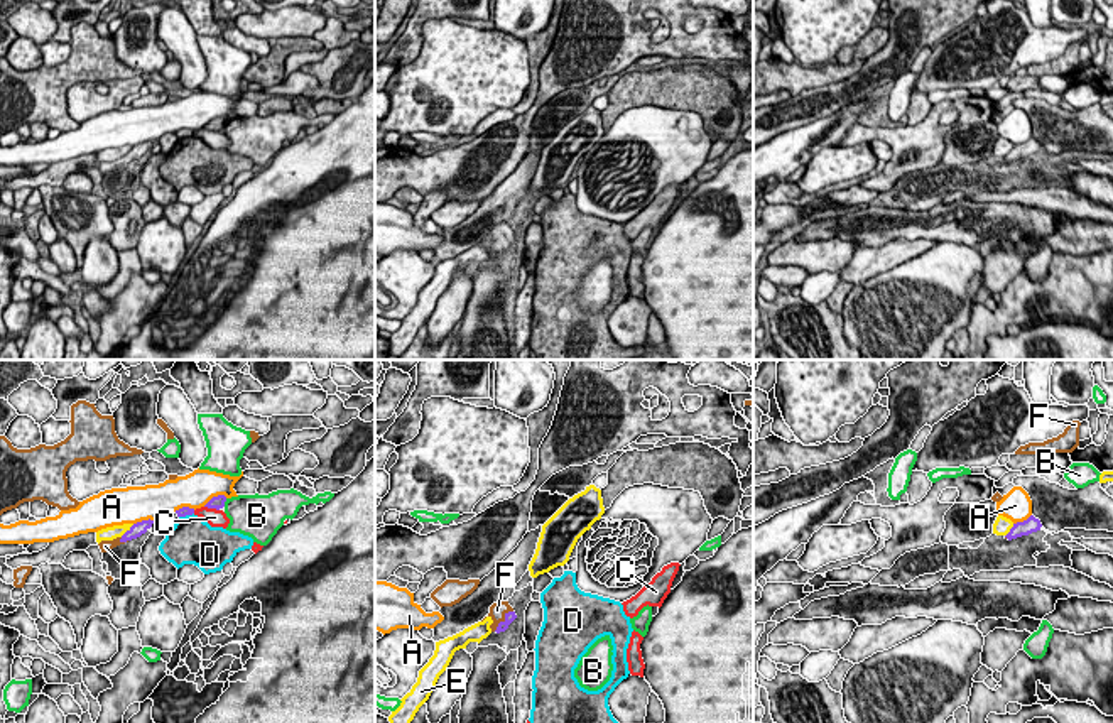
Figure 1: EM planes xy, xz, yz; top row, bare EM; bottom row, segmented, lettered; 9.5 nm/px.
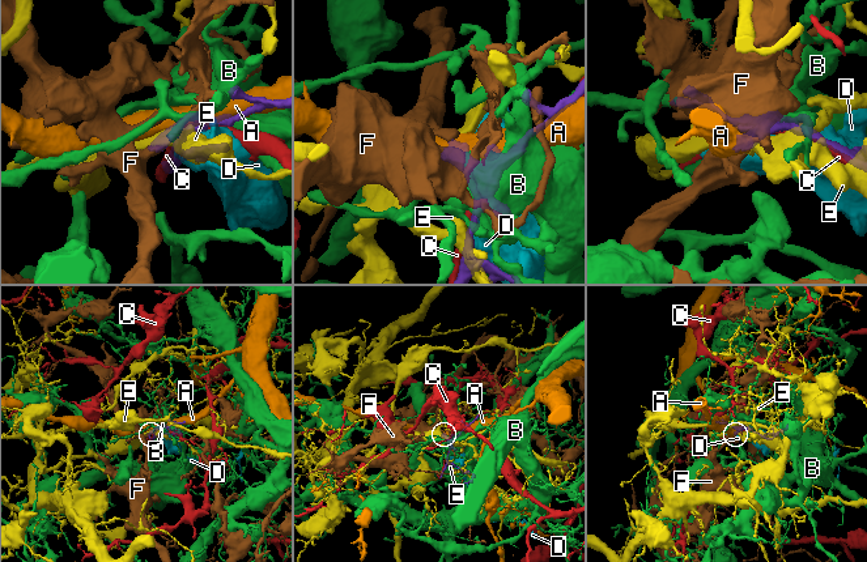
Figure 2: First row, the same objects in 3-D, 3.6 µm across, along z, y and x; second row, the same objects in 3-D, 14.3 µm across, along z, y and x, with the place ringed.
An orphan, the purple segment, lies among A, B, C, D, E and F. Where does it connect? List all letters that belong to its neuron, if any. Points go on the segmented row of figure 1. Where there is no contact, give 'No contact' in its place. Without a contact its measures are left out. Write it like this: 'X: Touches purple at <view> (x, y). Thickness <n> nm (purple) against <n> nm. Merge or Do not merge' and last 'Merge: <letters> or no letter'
A: Touches purple at xy (215, 497). Thickness 130 nm (purple) against 340 nm. Do not merge
B: Touches purple at xy (225, 500). Thickness 130 nm (purple) against 360 nm. Do not merge
C: Touches purple at xy (211, 507). Thickness 130 nm (purple) against 160 nm. Do not merge
D: Touches purple at xy (186, 514). Thickness 90 nm (purple) against 440 nm. Do not merge
E: Touches purple at xy (127, 531). Thickness 130 nm (purple) against 130 nm. Do not merge
F: Touches purple at xz (502, 622). Thickness 100 nm (purple) against 160 nm. Merge
Merge: F

